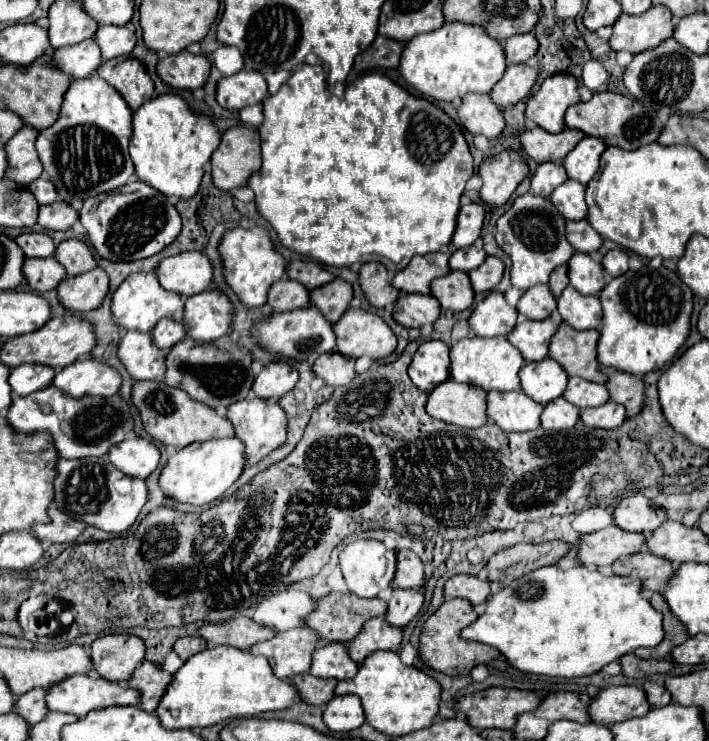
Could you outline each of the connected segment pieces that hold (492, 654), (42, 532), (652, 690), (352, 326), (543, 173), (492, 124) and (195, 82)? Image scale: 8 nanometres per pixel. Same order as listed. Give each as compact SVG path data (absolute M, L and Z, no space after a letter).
M452 598L452 600L446 600L424 624L422 628L422 634L420 634L420 656L422 660L434 668L434 670L440 670L448 676L466 676L470 674L470 670L478 664L490 664L492 660L496 660L500 656L500 652L496 652L496 648L492 646L486 646L486 644L480 644L480 642L470 642L470 640L464 640L460 636L462 628L472 624L474 620L478 618L478 614L474 612L474 606L468 604L468 600L460 600L460 598Z
M56 506L48 508L50 522L48 524L34 524L32 532L44 544L60 544L60 542L74 542L86 528L84 522L70 518L68 514L60 512Z
M646 682L644 692L648 694L648 700L652 706L666 706L672 702L672 694L668 692L668 688L660 686L656 682Z
M348 308L332 328L334 328L334 334L336 334L336 348L344 356L350 356L350 358L368 356L372 360L380 360L380 358L390 356L396 350L394 332L388 328L388 324L380 316L376 316L372 312Z
M554 162L538 164L538 170L532 174L532 180L530 180L530 192L536 196L550 196L552 190L558 184L562 184L566 178L568 176L562 164L554 164Z
M468 94L464 96L462 104L458 106L458 118L464 130L472 136L486 136L496 138L504 128L502 110L486 94Z
M182 50L176 56L162 58L156 72L162 82L176 90L196 90L206 84L210 62L206 56L194 56L188 50Z

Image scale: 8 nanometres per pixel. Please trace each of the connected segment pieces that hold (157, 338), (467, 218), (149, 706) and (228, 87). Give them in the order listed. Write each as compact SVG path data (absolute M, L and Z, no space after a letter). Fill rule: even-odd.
M164 318L164 320L160 320L160 322L154 326L154 330L152 330L150 334L152 334L152 340L154 340L156 348L160 348L160 350L170 350L172 344L180 342L180 340L186 336L184 332L186 332L186 330L184 330L182 322L174 322L174 320Z
M482 204L462 206L458 220L456 220L456 232L454 232L450 244L454 248L470 246L482 232L482 220L484 220L484 206Z
M144 660L132 674L130 686L140 690L140 706L146 712L154 712L158 708L158 700L162 700L168 684L172 682L172 674L162 670L158 664Z
M240 70L238 74L218 80L216 100L222 108L238 112L246 106L260 104L268 96L264 76L256 70Z

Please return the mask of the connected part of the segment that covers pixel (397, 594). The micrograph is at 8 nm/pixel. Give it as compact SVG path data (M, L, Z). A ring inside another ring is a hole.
M394 590L388 602L386 620L392 626L406 626L422 608L424 594L420 590Z

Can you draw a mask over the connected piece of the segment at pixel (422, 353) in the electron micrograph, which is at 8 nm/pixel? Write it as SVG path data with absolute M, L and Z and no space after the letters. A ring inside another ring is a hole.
M440 340L422 342L416 350L408 368L408 376L422 392L432 392L438 384L450 378L448 352L450 348Z

